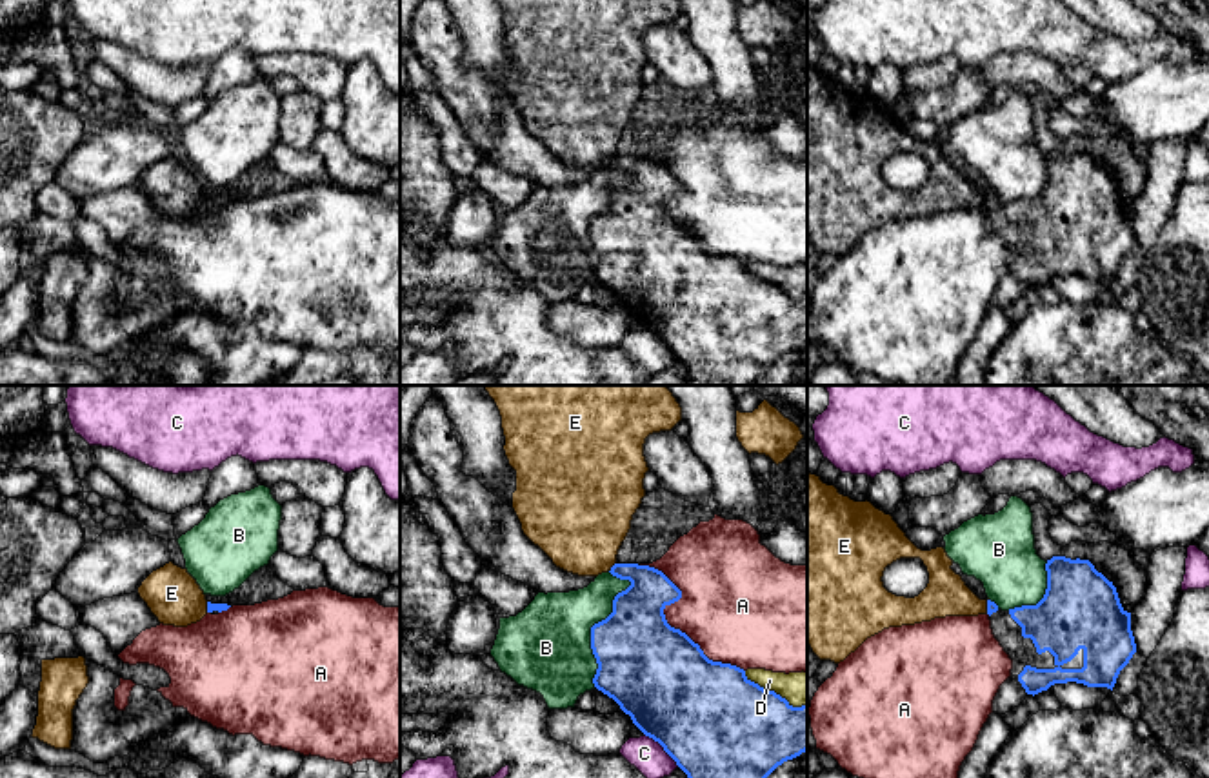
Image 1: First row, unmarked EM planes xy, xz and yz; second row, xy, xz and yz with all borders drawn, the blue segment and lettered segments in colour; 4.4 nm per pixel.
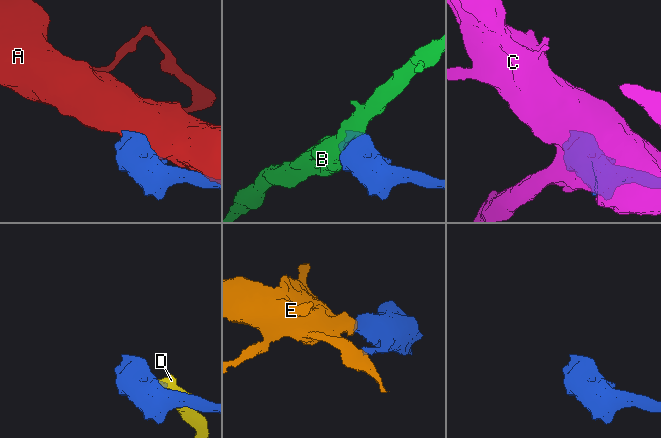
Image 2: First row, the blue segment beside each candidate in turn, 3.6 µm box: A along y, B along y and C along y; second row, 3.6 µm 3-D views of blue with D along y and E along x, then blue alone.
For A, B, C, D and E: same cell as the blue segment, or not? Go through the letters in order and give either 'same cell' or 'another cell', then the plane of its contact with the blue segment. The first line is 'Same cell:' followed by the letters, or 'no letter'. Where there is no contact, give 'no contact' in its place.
Same cell: no letter
A: another cell; meets blue in xz
B: another cell; meets blue in xz
C: another cell; meets blue in xz
D: another cell; meets blue in xz
E: another cell; meets blue in xz

